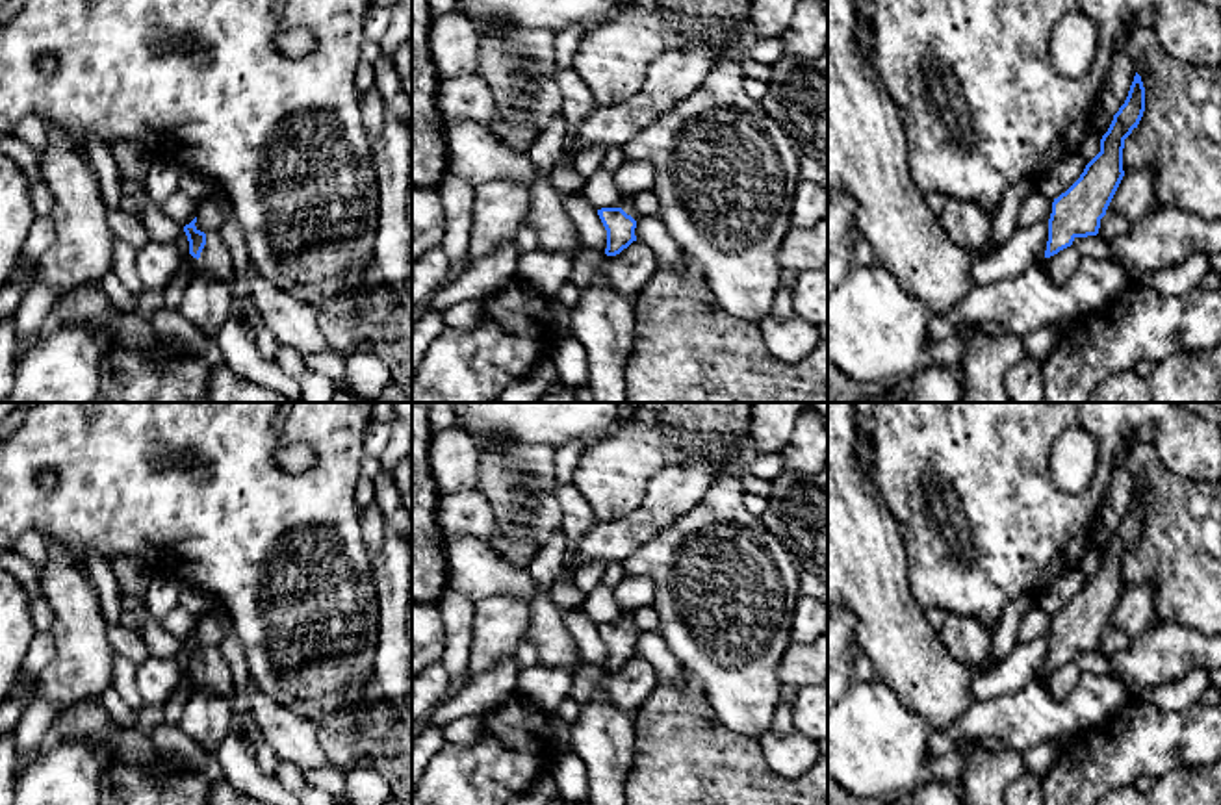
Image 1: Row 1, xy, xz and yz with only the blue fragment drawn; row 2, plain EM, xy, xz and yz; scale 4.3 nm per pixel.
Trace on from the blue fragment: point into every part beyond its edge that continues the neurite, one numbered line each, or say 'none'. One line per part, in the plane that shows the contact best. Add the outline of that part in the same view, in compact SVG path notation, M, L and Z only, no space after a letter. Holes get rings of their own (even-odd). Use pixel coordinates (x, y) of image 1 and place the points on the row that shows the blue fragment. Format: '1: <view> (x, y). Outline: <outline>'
1: xy (216, 260). Outline: M217 230L206 232L206 245L197 260L202 275L225 280L230 288L236 284L232 256Z

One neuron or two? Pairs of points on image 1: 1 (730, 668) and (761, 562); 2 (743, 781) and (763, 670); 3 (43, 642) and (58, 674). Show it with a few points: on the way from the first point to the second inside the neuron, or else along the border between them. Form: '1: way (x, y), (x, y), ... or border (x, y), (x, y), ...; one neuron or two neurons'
1: way (728, 642), (726, 596), (735, 587); one neuron
2: border (713, 715), (726, 728), (758, 739); two neurons
3: border (51, 633), (54, 657), (38, 679); two neurons

